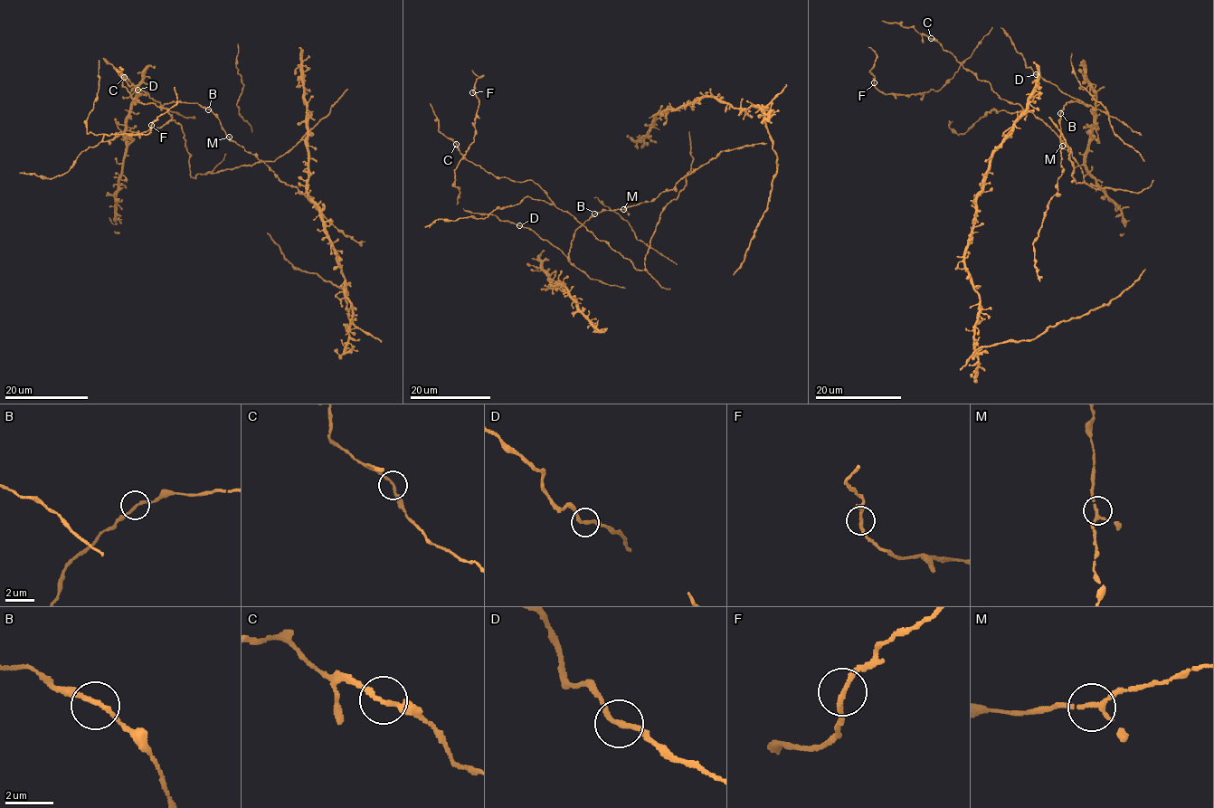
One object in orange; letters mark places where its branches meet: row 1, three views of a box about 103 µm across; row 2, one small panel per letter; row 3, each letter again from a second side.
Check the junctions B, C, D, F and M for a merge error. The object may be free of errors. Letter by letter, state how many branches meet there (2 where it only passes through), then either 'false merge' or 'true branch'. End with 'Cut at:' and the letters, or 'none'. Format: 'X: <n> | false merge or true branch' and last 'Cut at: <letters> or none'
B: 2 | true branch
C: 2 | true branch
D: 2 | true branch
F: 2 | true branch
M: 2 | true branch
Cut at: none

